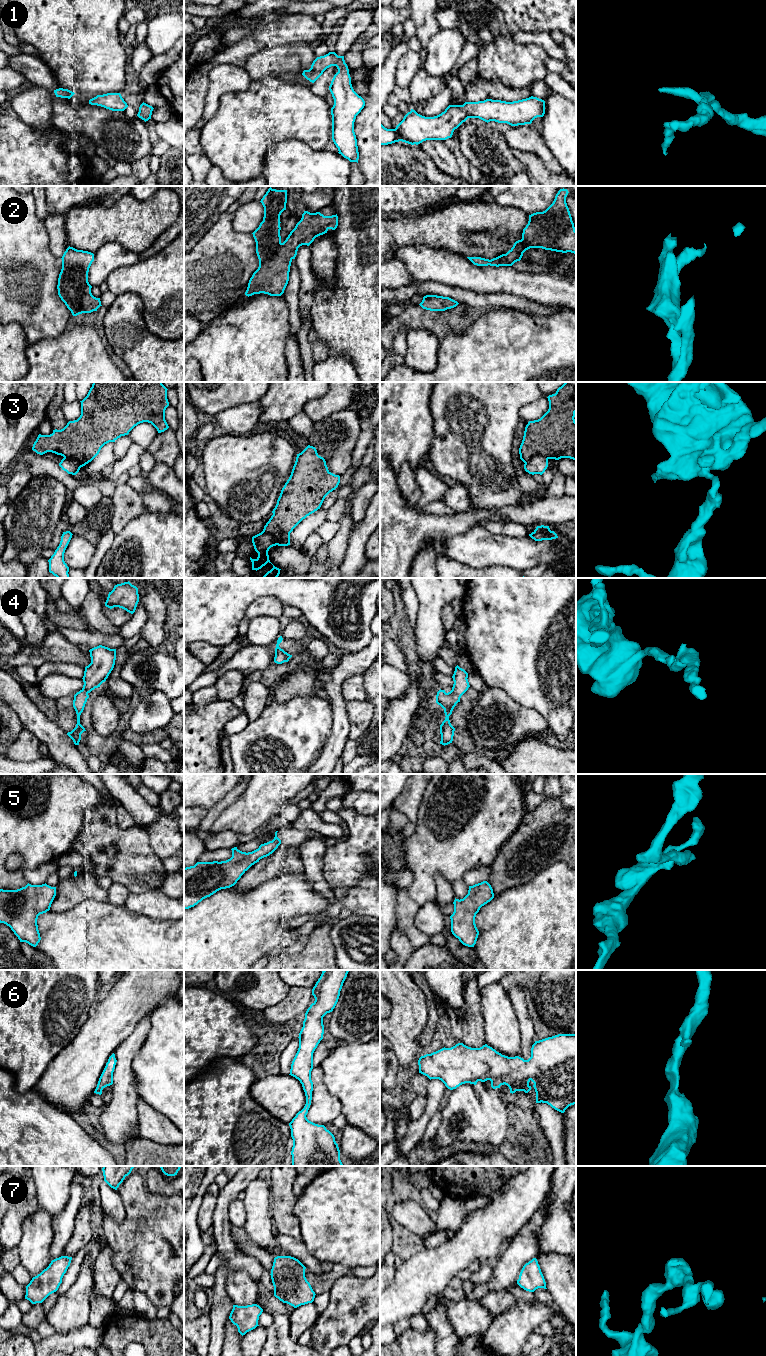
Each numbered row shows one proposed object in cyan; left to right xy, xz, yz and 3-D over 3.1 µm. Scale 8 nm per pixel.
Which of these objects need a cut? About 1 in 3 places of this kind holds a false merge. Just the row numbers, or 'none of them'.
2, 3

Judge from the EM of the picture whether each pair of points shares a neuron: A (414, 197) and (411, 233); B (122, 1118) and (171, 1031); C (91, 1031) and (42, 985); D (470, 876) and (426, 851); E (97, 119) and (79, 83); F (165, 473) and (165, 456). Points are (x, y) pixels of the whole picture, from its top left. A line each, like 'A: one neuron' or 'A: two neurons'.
A: two neurons
B: two neurons
C: two neurons
D: two neurons
E: two neurons
F: two neurons

